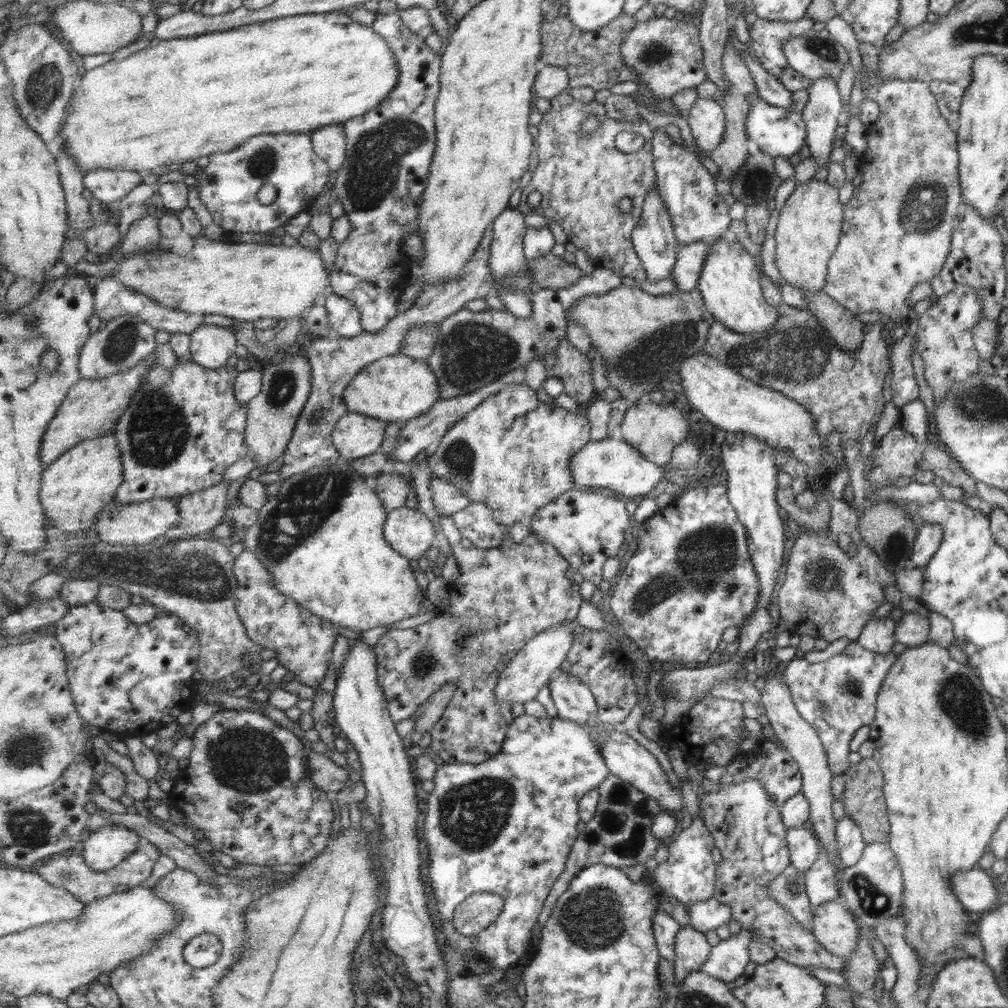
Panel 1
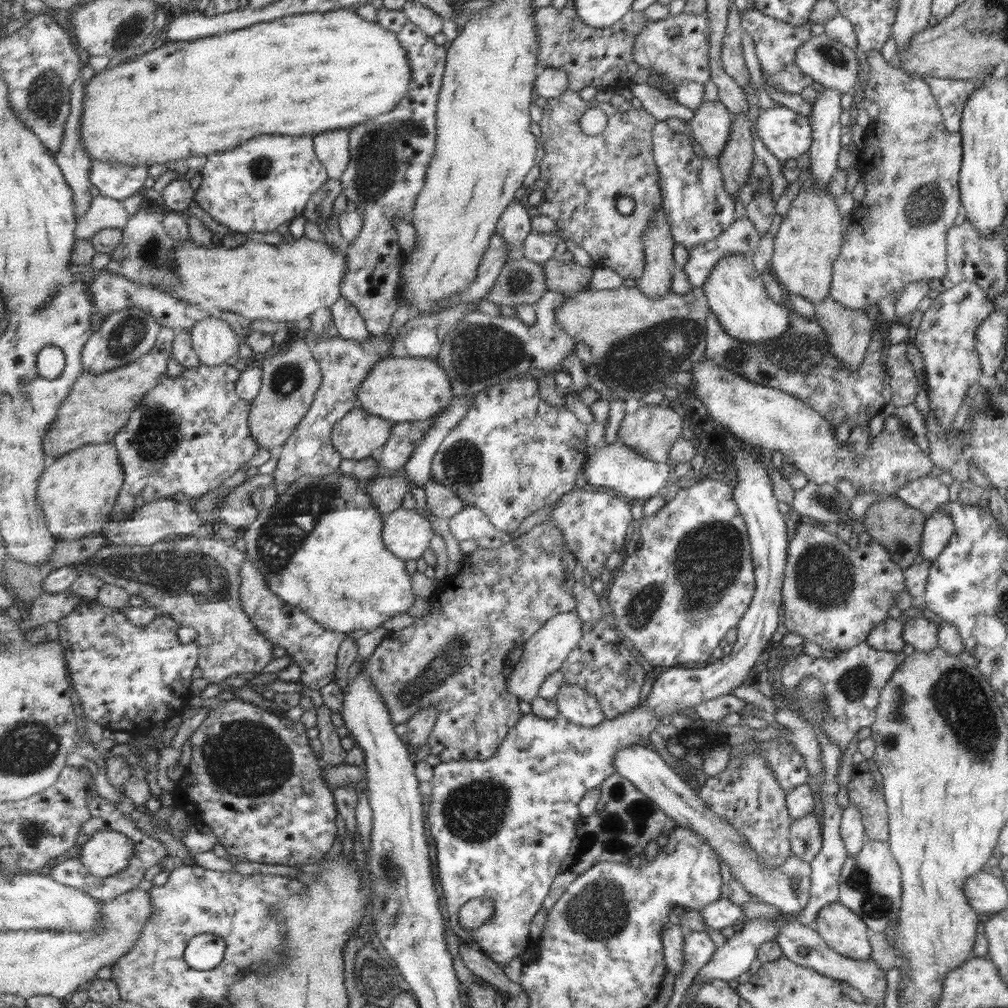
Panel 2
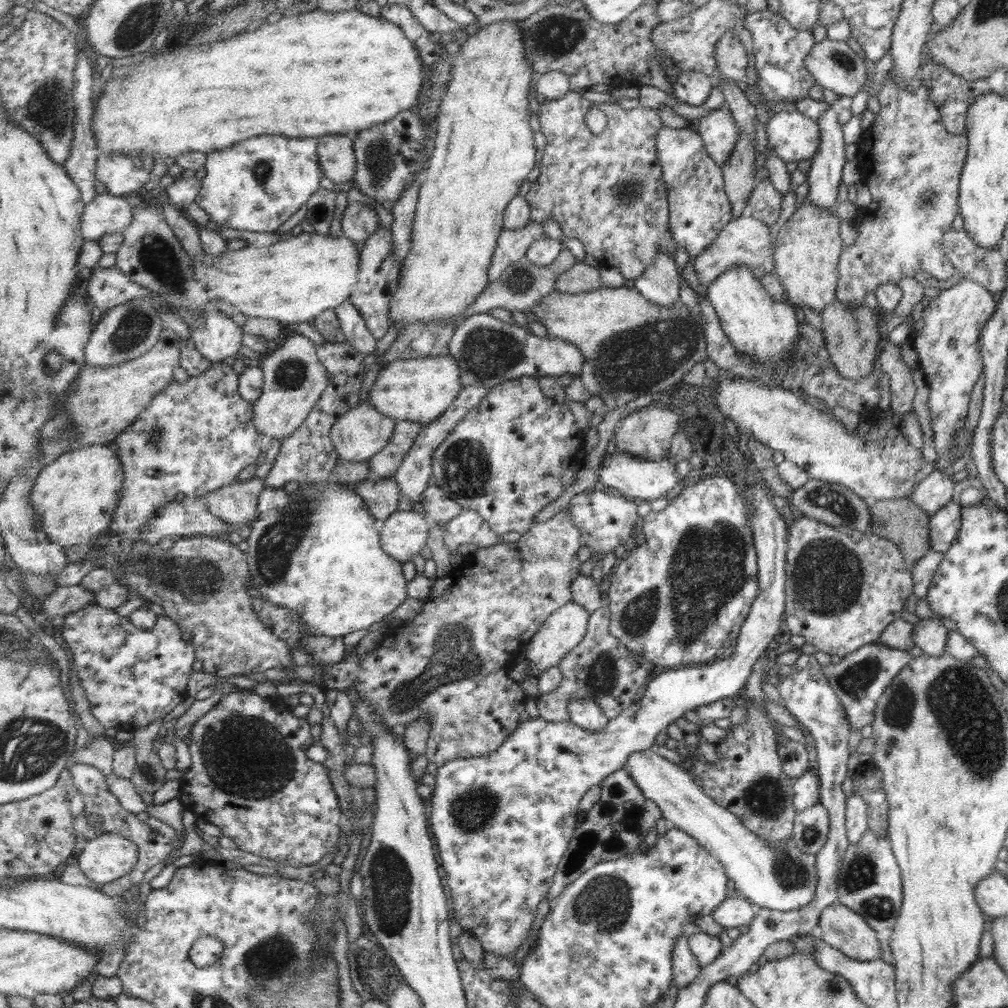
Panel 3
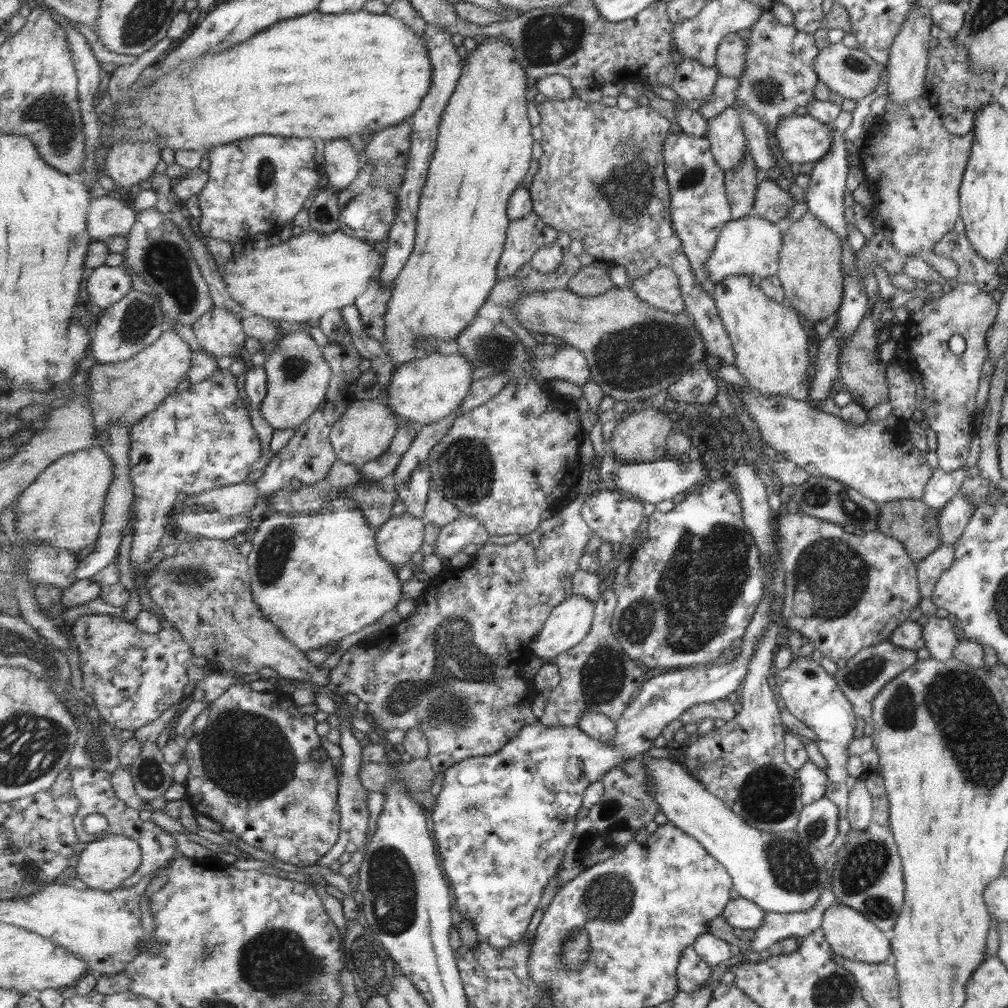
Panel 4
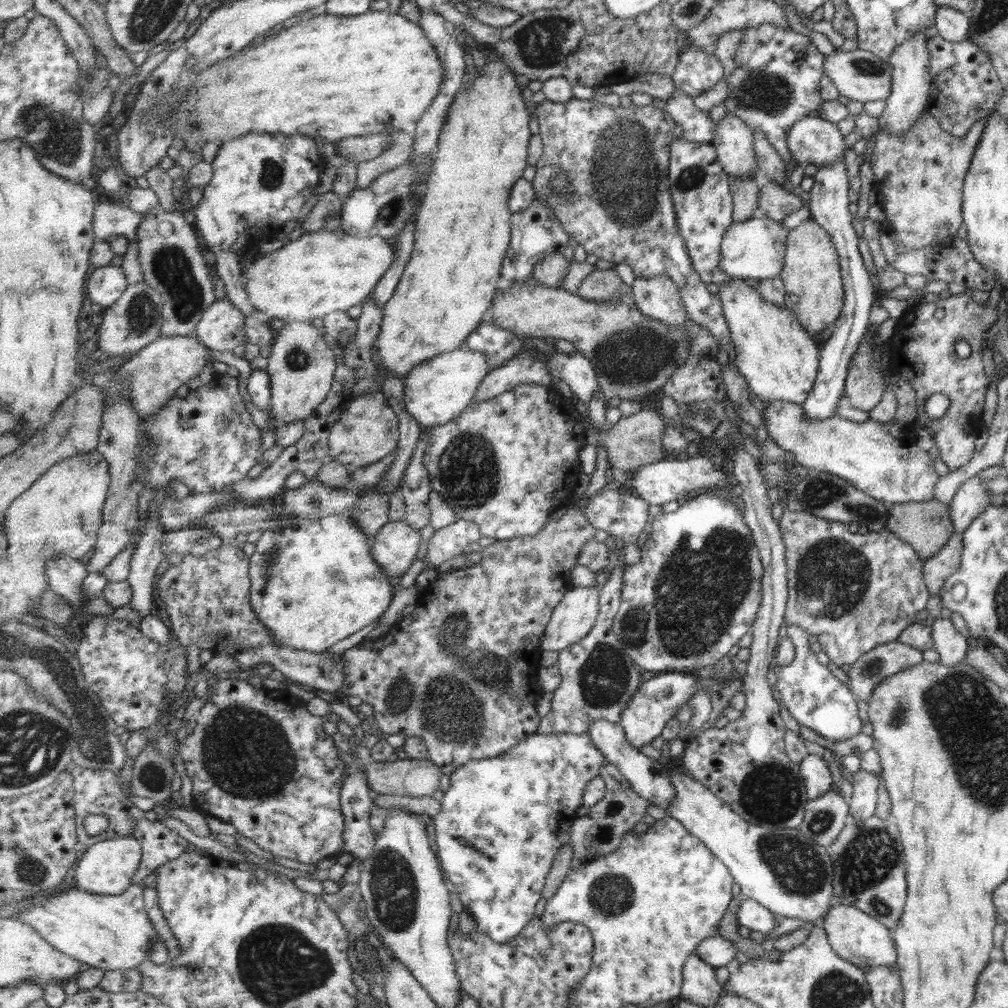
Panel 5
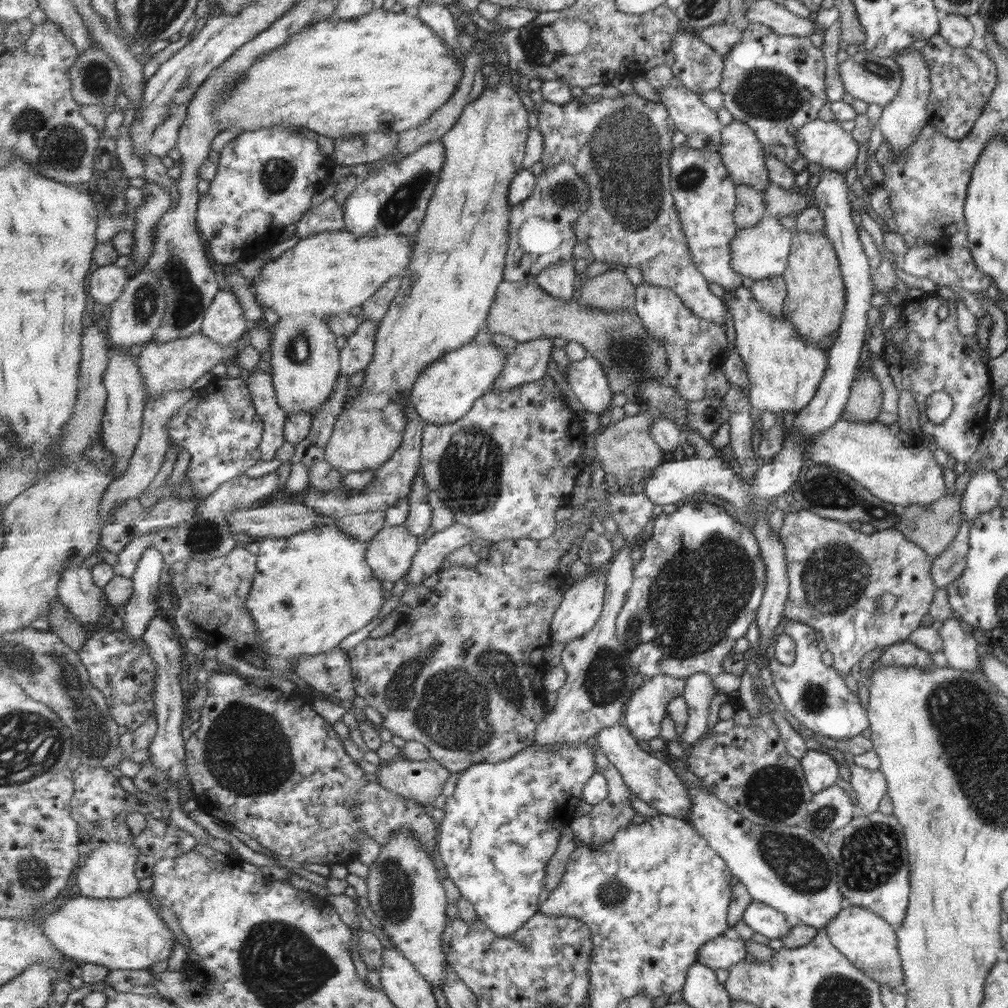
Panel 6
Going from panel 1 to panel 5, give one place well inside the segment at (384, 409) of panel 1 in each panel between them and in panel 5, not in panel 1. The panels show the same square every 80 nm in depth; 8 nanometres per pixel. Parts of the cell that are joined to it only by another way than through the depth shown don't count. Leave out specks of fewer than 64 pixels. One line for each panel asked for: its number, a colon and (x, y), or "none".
2: (406, 389)
3: (420, 389)
4: (425, 391)
5: (439, 390)

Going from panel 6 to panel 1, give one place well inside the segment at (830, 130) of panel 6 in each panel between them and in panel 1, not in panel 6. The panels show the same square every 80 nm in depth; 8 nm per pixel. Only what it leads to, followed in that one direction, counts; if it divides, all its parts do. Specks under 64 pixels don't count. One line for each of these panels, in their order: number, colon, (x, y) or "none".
1: (777, 131)
2: (785, 133)
3: (793, 137)
4: (800, 138)
5: (812, 140)

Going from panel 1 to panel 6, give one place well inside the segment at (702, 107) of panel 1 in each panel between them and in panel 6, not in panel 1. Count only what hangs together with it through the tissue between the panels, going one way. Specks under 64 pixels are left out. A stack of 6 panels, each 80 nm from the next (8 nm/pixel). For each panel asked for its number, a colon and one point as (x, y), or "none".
2: (710, 126)
3: (718, 130)
4: (727, 142)
5: (733, 142)
6: (742, 155)

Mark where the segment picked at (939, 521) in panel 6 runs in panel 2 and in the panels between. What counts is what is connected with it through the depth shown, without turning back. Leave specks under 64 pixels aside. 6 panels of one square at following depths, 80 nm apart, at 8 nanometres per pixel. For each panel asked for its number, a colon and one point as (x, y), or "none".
2: (893, 524)
3: (900, 520)
4: (910, 522)
5: (925, 526)

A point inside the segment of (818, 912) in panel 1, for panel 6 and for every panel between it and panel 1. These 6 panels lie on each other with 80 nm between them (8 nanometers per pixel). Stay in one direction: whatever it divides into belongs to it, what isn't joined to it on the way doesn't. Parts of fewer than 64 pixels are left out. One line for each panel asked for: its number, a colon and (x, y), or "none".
2: (843, 932)
3: (839, 927)
4: (848, 933)
5: (857, 938)
6: (865, 940)

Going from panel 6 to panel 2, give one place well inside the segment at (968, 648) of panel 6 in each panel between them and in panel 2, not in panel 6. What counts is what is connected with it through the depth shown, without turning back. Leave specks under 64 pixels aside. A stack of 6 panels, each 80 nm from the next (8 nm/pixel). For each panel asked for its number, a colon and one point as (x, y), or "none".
2: (920, 633)
3: (929, 635)
4: (938, 637)
5: (950, 645)

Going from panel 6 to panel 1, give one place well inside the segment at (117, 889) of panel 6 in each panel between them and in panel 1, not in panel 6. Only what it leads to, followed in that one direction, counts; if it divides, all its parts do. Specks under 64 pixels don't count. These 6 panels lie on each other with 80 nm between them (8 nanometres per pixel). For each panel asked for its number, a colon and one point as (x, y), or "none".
1: (108, 846)
2: (105, 854)
3: (110, 856)
4: (107, 862)
5: (109, 867)

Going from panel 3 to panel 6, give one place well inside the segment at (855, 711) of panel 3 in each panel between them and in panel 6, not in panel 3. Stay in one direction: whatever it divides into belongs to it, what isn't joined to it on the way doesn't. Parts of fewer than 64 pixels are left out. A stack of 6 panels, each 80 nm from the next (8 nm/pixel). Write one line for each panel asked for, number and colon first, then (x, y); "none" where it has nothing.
4: (859, 678)
5: (881, 661)
6: (904, 653)

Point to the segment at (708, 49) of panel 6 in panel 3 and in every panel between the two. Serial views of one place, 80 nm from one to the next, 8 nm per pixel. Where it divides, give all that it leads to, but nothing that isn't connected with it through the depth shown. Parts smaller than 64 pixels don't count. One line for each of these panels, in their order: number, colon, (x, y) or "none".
3: (693, 88)
4: (694, 81)
5: (697, 72)

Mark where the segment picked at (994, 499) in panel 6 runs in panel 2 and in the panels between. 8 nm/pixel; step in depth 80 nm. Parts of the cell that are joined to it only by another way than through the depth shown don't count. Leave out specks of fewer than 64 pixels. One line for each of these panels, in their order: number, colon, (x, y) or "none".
2: (937, 527)
3: (942, 524)
4: (952, 516)
5: (972, 495)

